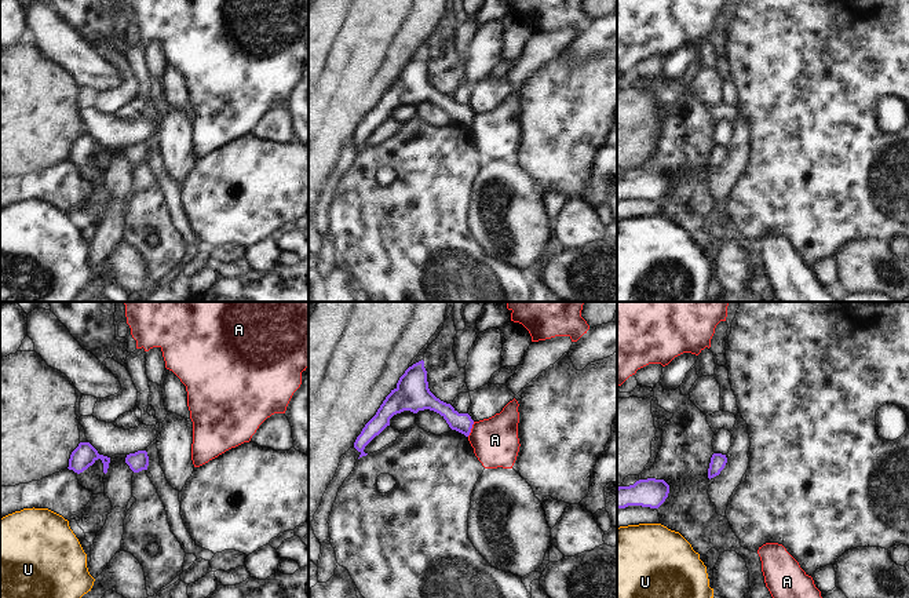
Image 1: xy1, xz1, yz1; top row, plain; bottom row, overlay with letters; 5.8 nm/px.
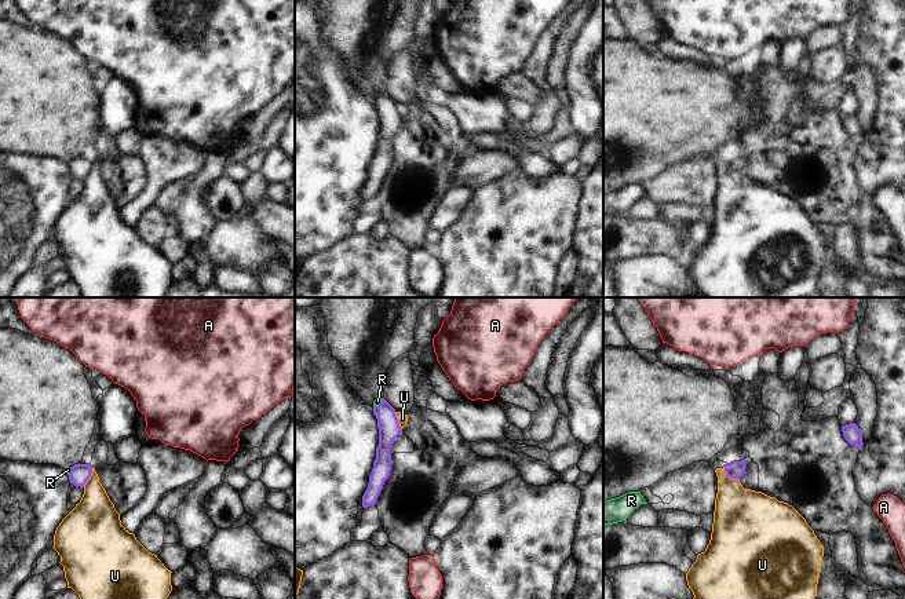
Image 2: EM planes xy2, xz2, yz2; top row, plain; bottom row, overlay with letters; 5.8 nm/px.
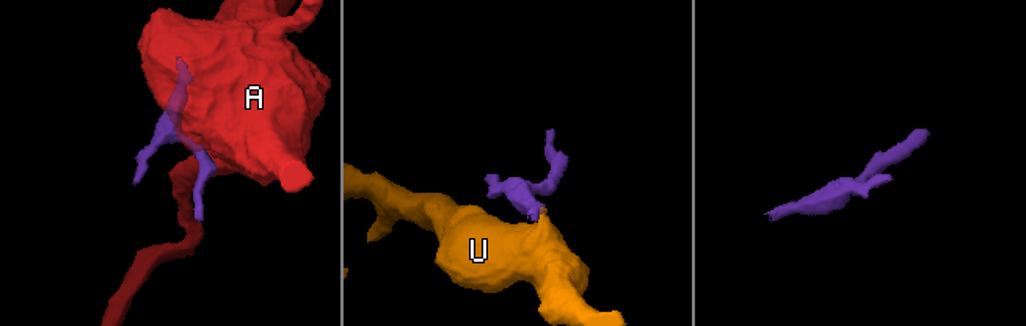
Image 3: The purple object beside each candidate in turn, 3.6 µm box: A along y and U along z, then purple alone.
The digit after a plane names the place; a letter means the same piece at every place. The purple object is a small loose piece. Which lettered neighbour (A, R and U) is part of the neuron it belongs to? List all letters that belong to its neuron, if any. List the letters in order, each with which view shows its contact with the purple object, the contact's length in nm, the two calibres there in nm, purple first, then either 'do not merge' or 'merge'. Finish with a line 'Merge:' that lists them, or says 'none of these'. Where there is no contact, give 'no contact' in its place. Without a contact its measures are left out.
A: xz1 | 100 nm | 110/260 nm | do not merge
R: xz2 | 70 nm | 130/40 nm | merge
U: yz2 | 130 nm | 100/340 nm | do not merge
Merge: R

